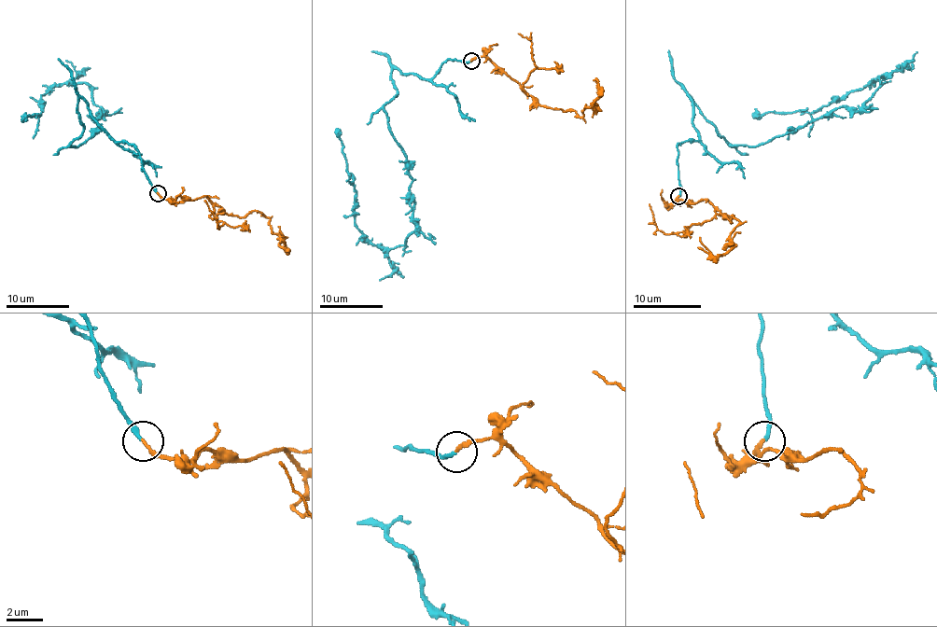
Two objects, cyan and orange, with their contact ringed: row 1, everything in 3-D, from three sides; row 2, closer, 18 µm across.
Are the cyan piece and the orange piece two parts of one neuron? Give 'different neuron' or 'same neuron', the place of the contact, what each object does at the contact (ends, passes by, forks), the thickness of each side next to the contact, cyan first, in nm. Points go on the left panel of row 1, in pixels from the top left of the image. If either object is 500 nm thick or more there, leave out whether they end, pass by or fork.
same neuron; place (158, 193); cyan ends; orange ends; calibres 200 and 180 nm

